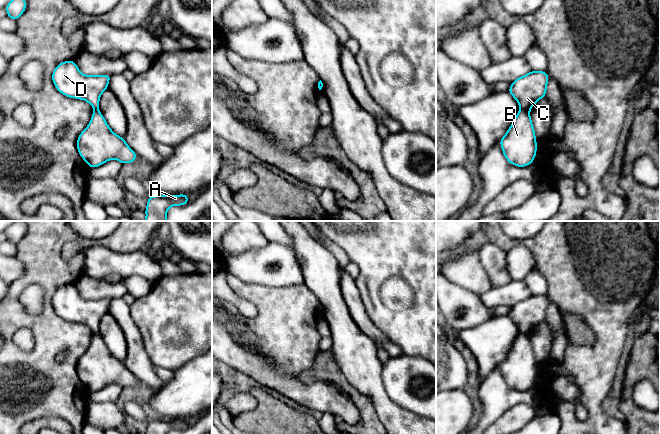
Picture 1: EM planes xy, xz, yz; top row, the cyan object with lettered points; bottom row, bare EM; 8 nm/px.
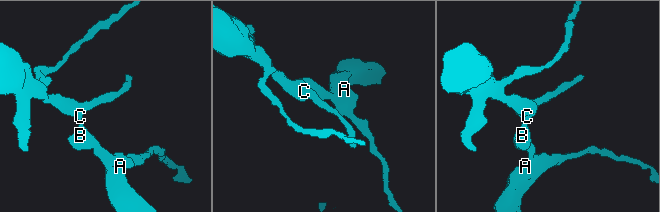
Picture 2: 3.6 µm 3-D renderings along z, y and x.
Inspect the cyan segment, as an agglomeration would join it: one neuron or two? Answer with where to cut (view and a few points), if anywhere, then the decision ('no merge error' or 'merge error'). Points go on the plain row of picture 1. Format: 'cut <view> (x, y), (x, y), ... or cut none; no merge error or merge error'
cut yz (520, 332), (528, 334); merge error

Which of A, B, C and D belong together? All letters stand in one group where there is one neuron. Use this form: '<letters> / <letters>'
A B / C D

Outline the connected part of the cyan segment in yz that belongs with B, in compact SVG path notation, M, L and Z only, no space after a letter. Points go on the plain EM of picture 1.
M529 334L518 335L499 367L506 384L512 389L525 391L534 385L537 366Z

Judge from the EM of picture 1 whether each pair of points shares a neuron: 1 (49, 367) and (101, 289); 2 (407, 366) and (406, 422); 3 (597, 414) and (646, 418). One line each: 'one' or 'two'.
1: two
2: two
3: two

